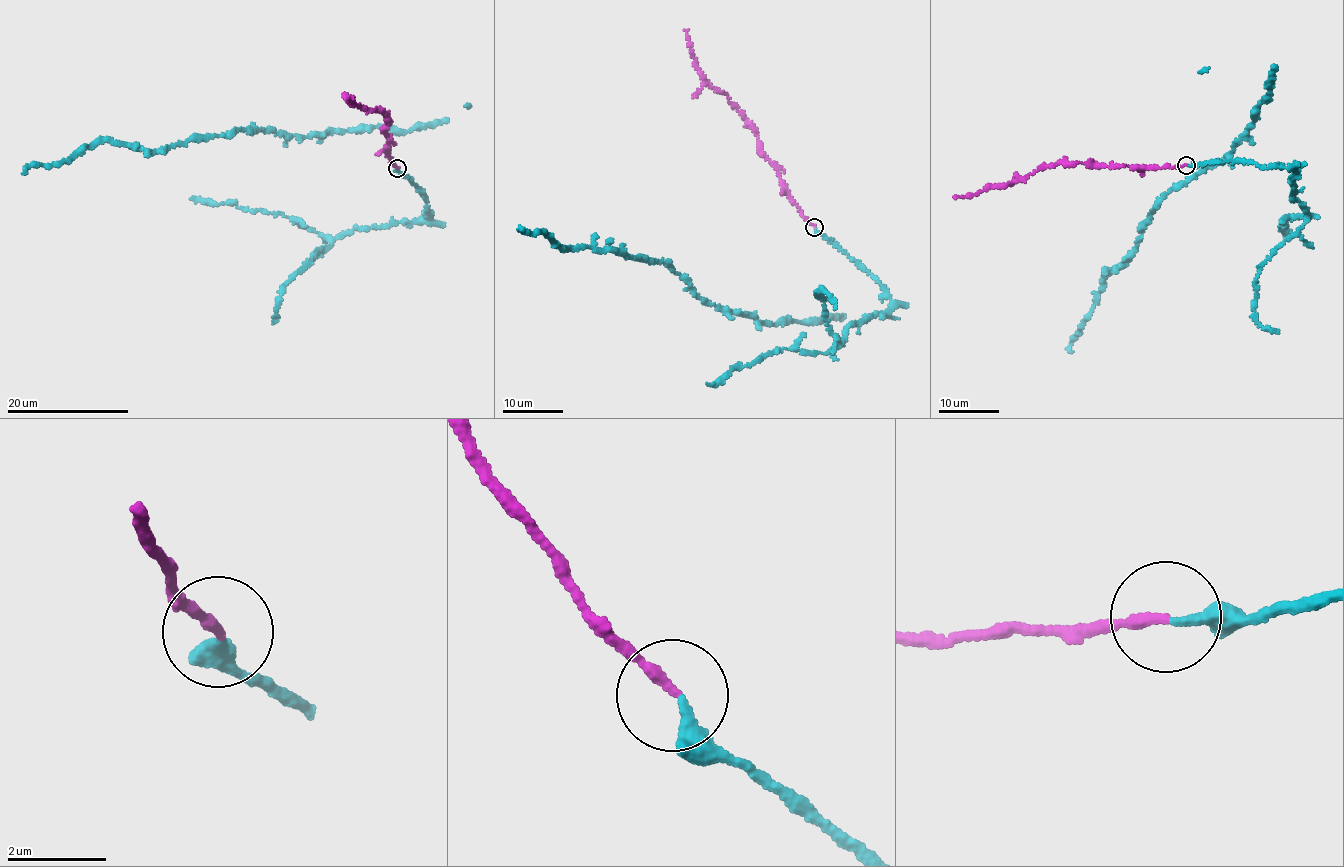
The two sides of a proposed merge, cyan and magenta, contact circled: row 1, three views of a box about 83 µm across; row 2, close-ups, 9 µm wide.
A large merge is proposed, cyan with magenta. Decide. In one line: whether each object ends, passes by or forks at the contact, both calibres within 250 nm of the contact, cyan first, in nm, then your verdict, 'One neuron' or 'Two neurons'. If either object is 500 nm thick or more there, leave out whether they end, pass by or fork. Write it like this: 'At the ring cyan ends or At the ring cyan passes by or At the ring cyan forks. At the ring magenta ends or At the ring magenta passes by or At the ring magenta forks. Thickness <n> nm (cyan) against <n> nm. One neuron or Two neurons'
At the ring cyan ends. At the ring magenta ends. Thickness 240 nm (cyan) against 200 nm. One neuron

